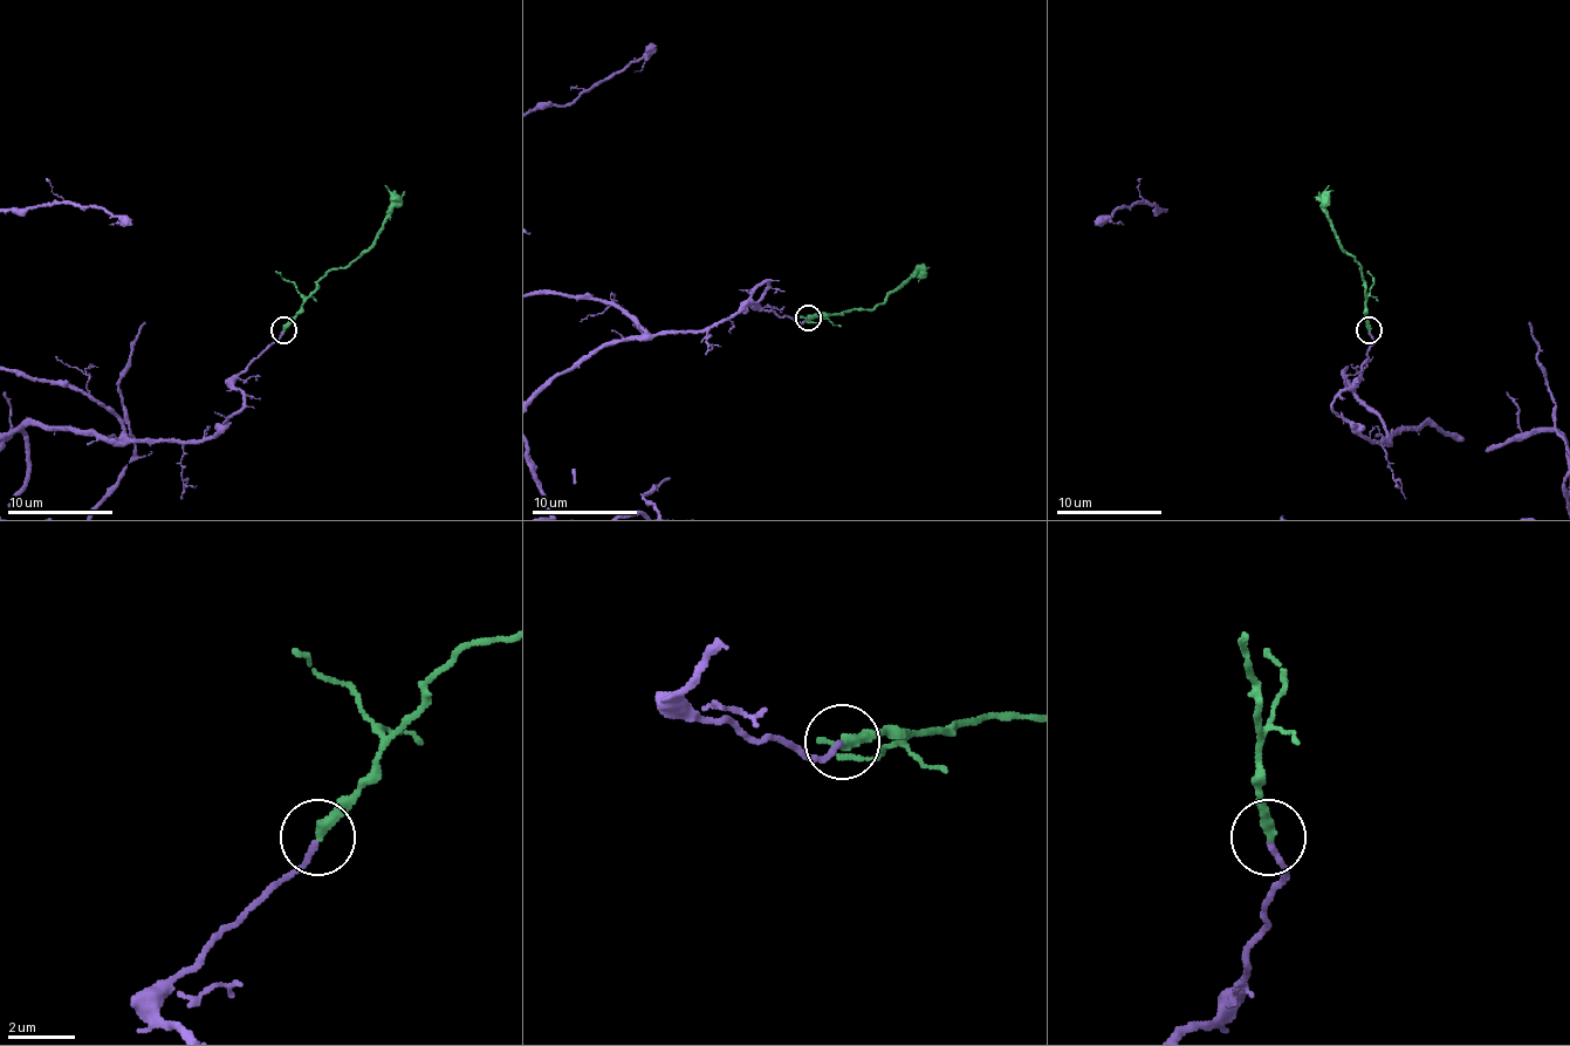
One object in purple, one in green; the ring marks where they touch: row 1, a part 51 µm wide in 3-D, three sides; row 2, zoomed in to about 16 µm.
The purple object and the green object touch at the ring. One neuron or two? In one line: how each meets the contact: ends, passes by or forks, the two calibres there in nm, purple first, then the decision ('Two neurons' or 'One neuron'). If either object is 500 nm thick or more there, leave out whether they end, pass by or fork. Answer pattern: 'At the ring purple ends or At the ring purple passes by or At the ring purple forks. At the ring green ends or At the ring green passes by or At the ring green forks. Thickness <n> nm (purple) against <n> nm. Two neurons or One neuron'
At the ring purple ends. At the ring green ends. Thickness 160 nm (purple) against 340 nm. One neuron

